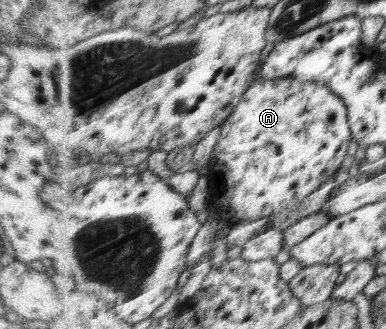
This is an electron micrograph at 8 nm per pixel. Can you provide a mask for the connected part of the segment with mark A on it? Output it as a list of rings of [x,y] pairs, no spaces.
[[[296,77],[275,78],[258,80],[254,83],[253,88],[245,93],[242,103],[236,108],[233,116],[221,128],[221,137],[217,142],[217,152],[209,162],[209,178],[211,181],[211,194],[208,210],[216,212],[218,218],[225,223],[235,226],[245,220],[260,220],[274,212],[286,210],[290,206],[300,204],[304,198],[308,198],[310,194],[314,194],[316,190],[322,188],[322,184],[335,177],[338,170],[342,168],[346,156],[348,156],[348,148],[352,144],[353,130],[350,125],[349,105],[341,98],[341,95],[334,93],[330,89],[328,83],[318,81],[299,81]]]

